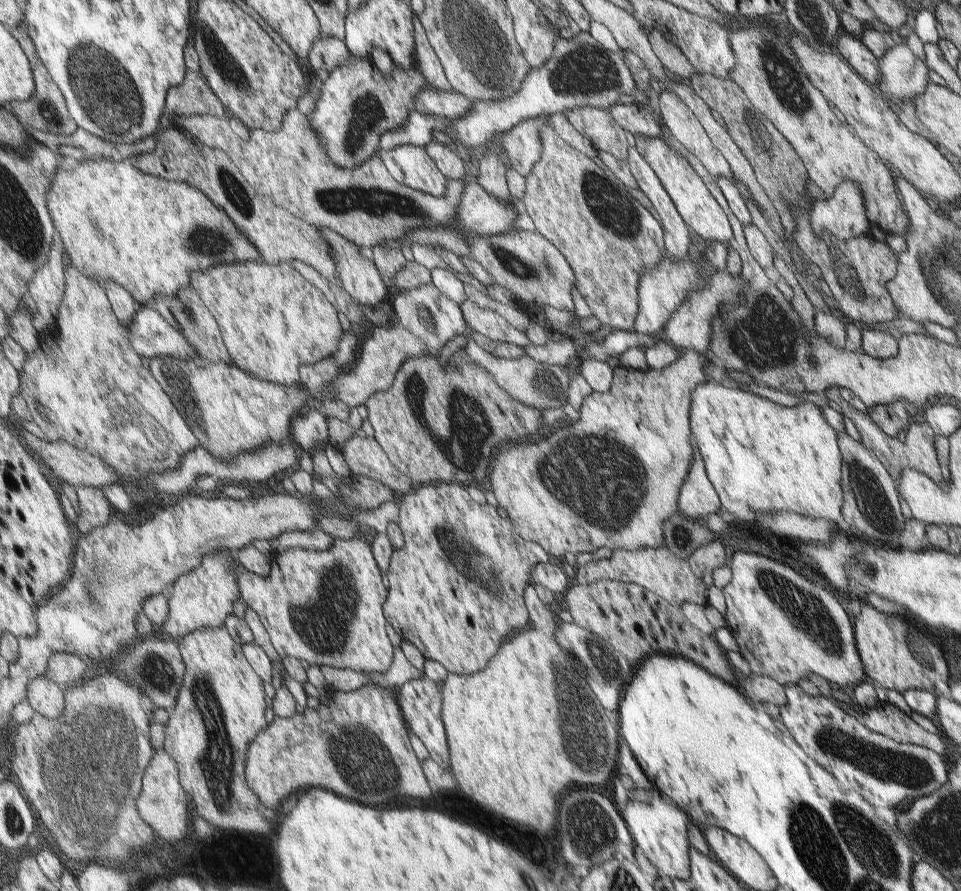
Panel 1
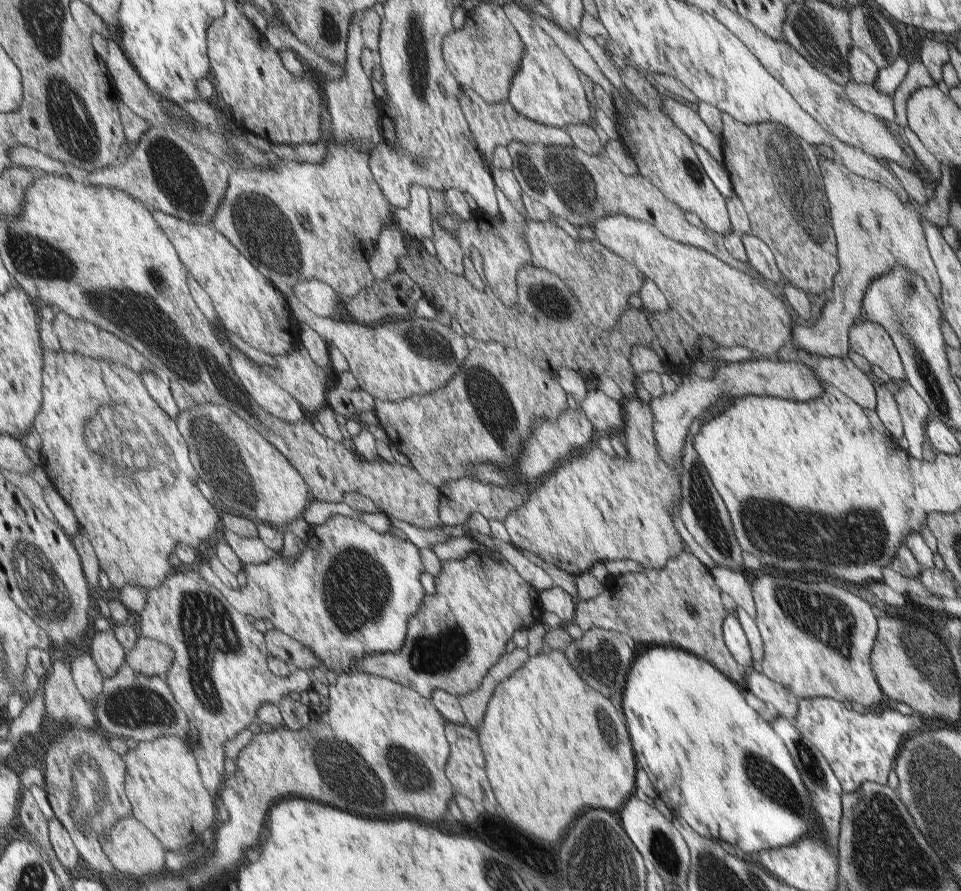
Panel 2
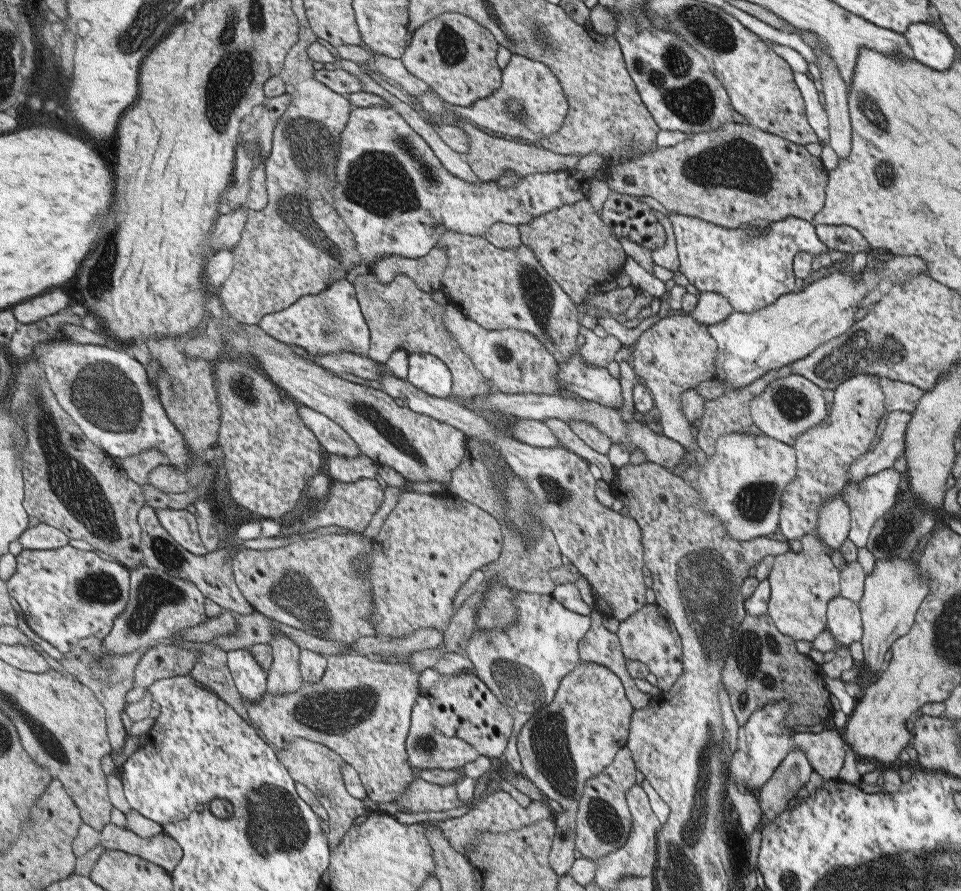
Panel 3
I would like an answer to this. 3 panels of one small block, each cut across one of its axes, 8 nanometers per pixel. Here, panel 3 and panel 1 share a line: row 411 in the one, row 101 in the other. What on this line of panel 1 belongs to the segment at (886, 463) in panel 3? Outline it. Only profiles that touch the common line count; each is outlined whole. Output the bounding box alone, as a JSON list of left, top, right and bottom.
[877,41,929,104]

